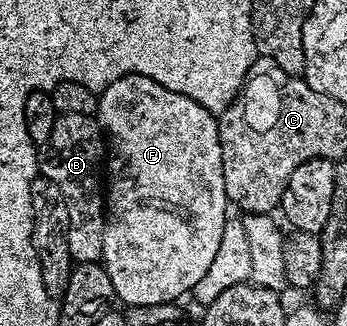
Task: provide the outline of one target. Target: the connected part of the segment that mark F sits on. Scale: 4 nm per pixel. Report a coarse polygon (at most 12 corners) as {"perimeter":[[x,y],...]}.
{"perimeter":[[143,76],[114,152],[101,265],[126,306],[181,301],[228,219],[215,113]]}

